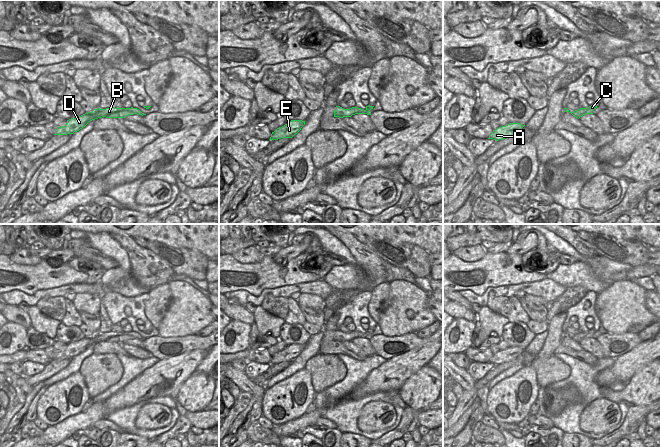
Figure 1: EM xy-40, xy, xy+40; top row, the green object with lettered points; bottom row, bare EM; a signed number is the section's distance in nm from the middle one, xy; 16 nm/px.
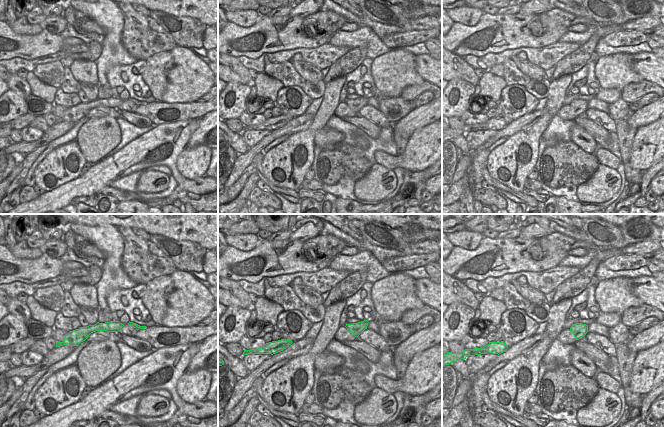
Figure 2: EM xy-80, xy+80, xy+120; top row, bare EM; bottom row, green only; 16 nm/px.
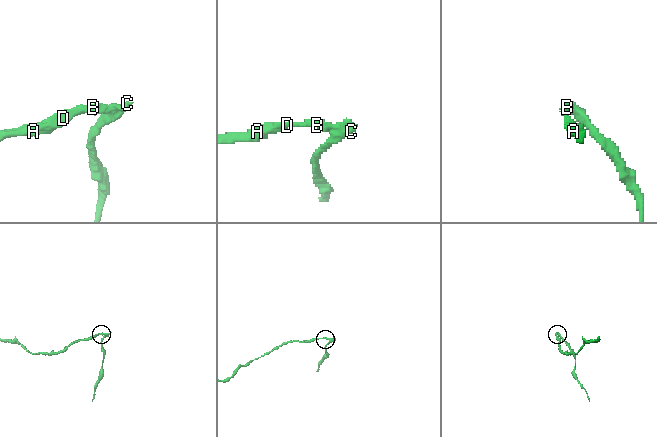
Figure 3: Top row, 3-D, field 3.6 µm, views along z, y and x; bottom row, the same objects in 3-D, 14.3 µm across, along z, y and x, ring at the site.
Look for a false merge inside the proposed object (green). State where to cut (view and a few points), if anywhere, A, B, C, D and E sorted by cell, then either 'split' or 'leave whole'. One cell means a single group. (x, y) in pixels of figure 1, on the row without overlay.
xy (356, 331), (359, 337) | A B D E / C | split

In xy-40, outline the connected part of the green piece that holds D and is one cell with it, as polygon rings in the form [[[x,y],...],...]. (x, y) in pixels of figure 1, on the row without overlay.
[[[106,332],[106,333],[93,333],[92,336],[85,337],[79,341],[67,344],[65,350],[57,351],[54,359],[67,359],[73,358],[85,351],[90,345],[106,341],[106,342],[125,342],[128,340],[125,332]]]

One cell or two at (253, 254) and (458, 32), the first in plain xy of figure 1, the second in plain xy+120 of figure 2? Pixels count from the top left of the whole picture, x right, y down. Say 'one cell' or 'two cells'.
two cells

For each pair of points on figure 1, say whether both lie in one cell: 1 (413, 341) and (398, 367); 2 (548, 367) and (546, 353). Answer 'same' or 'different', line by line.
1: different
2: different

